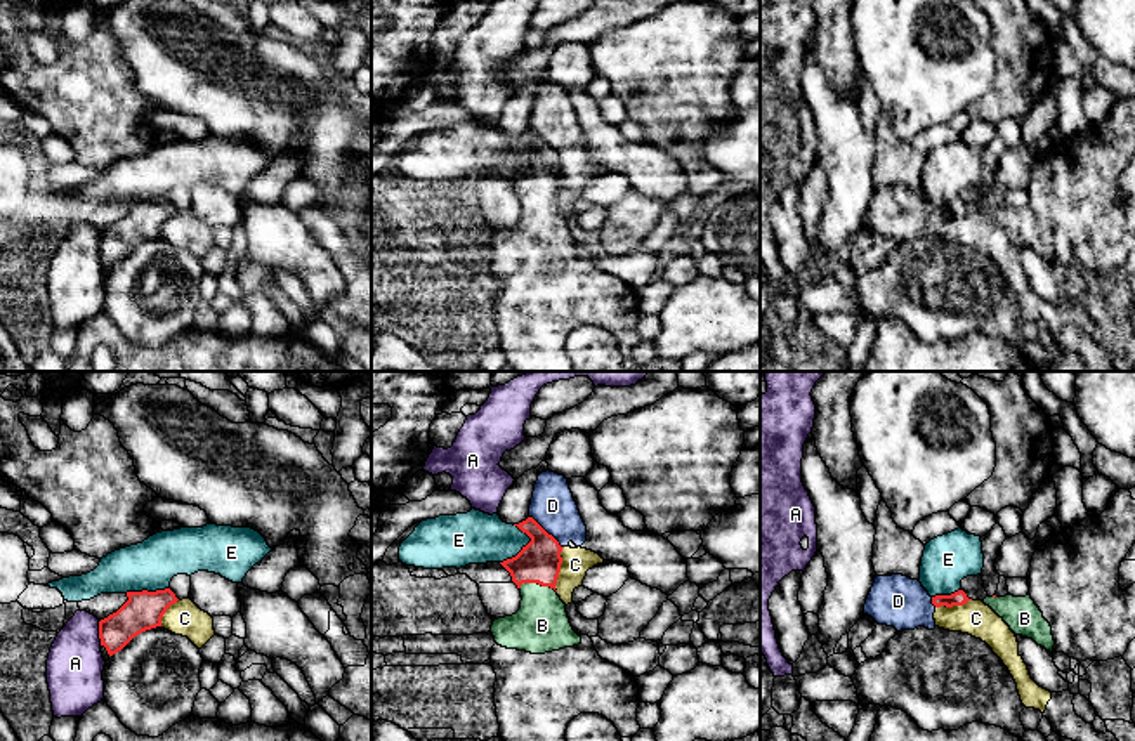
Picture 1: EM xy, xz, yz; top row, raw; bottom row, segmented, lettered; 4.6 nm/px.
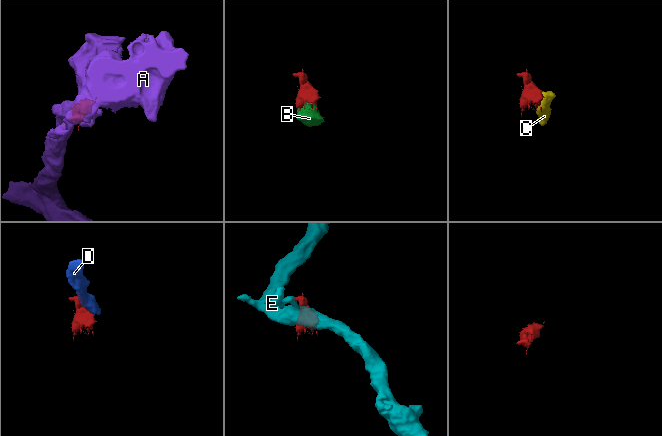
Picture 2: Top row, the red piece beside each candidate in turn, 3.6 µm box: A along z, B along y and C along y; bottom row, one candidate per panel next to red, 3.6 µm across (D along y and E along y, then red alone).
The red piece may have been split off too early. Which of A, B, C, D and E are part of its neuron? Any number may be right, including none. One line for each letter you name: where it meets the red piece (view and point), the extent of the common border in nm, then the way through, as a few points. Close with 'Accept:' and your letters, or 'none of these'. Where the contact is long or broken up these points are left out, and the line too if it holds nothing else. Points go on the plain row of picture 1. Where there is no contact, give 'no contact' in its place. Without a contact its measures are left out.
B: contact xz (538, 195); length 180 nm
Accept: B

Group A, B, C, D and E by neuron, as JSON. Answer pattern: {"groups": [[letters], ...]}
{"groups": [["A"], ["B"], ["C", "D"], ["E"]]}

